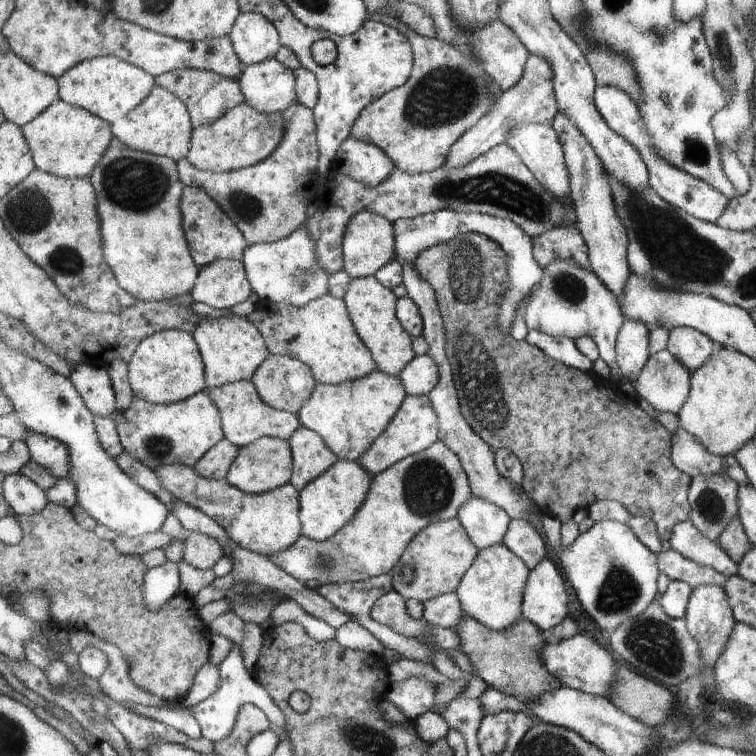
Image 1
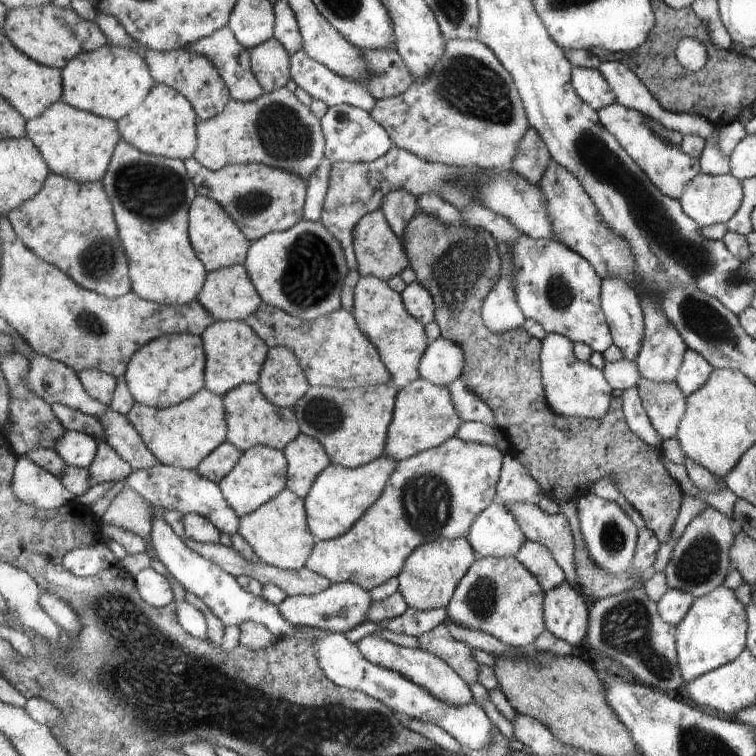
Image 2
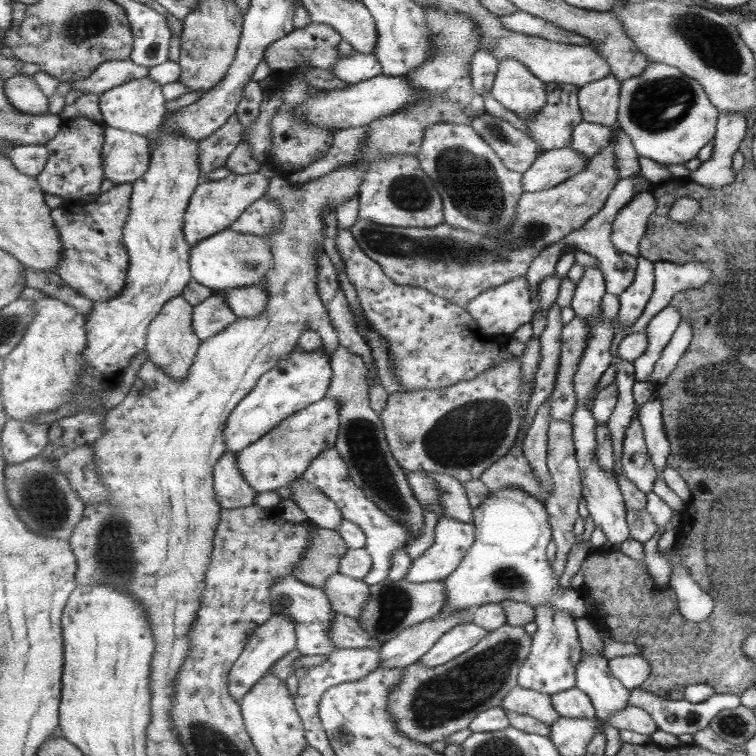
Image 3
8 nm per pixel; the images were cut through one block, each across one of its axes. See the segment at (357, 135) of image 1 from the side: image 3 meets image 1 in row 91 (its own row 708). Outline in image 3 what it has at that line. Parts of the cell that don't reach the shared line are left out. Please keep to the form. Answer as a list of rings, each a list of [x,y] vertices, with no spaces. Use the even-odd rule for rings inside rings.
[[[509,623],[494,631],[489,631],[476,647],[465,652],[447,664],[429,668],[421,662],[407,668],[405,682],[390,697],[392,714],[398,719],[398,728],[411,739],[430,745],[435,740],[445,741],[459,730],[470,729],[478,715],[503,705],[504,699],[518,686],[521,665],[529,658],[532,651],[533,637],[527,627],[516,627]]]

